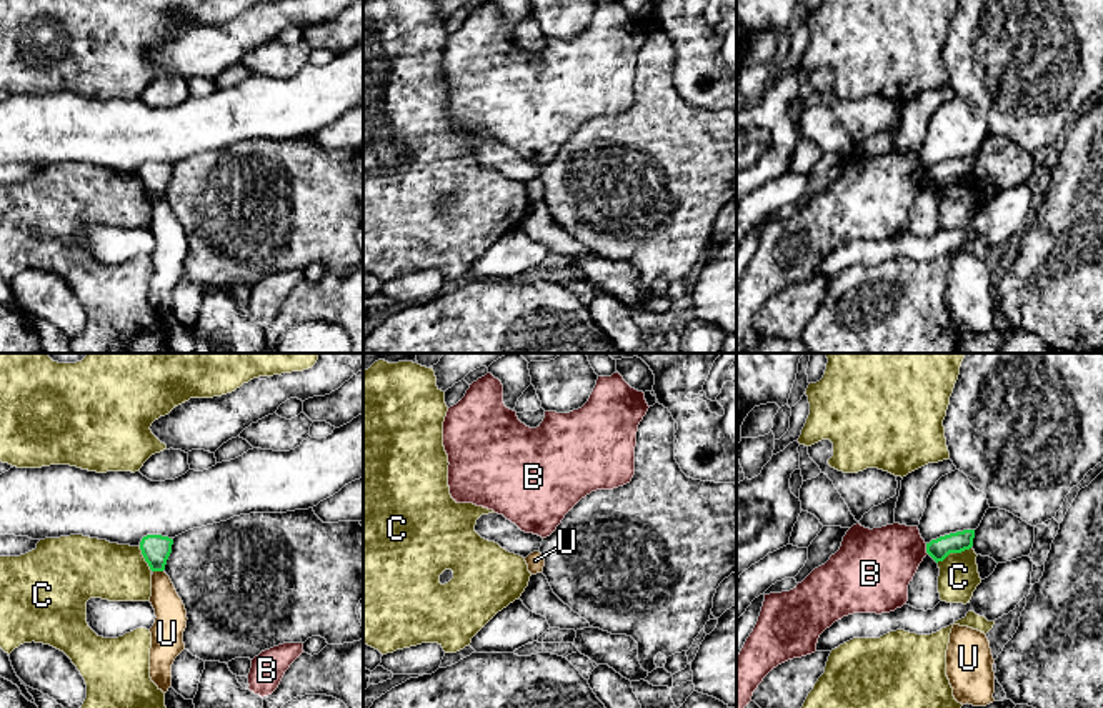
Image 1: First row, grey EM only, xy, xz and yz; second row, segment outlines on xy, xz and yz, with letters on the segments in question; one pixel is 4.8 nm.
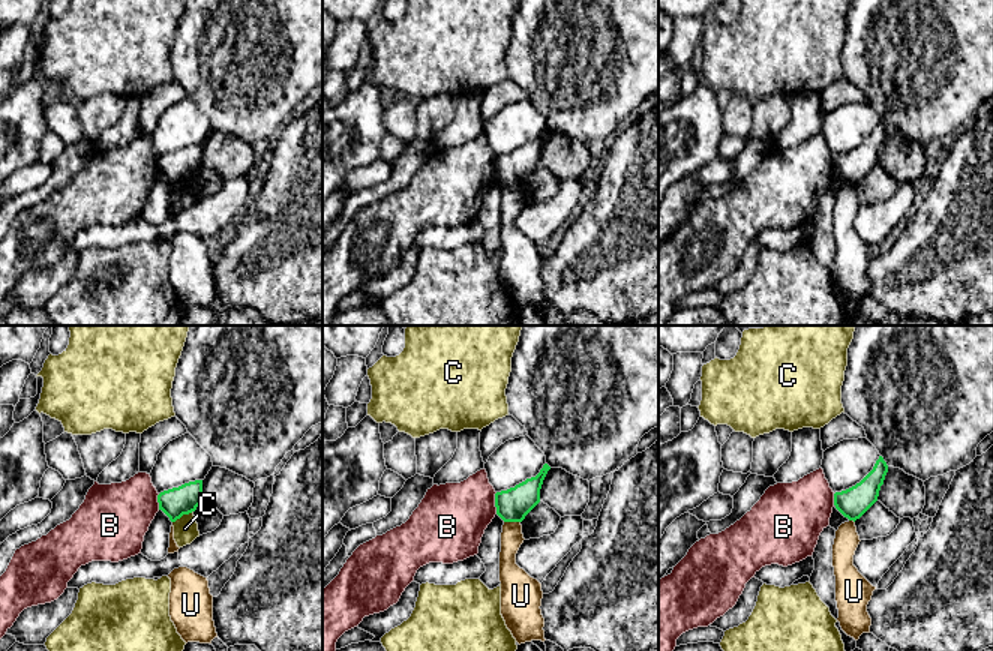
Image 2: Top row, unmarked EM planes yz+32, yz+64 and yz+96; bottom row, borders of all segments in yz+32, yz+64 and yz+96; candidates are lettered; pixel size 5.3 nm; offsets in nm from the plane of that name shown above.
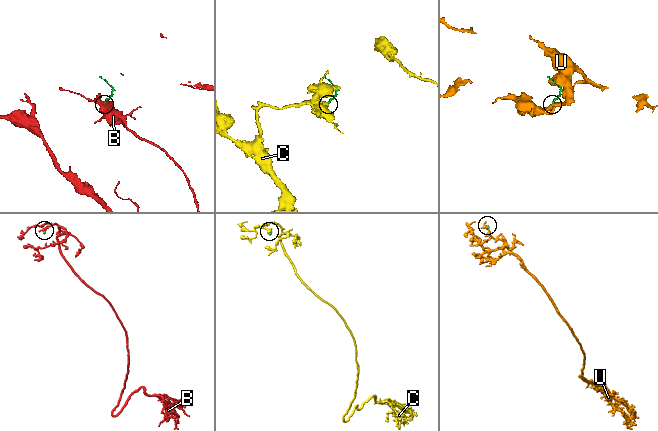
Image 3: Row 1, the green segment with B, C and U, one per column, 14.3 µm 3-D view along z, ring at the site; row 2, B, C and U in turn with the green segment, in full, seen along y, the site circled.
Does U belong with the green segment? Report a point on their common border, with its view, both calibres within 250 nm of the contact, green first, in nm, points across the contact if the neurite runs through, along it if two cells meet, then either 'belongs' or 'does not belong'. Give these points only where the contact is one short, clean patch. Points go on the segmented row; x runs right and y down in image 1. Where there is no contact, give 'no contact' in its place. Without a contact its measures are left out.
xy (159, 570) | 140/150 nm | along xy (154, 570), (162, 572) | does not belong

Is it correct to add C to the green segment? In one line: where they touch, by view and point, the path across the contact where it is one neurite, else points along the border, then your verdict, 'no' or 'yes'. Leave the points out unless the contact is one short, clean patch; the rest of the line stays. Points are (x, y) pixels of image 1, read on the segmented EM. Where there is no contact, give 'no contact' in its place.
yz (953, 552) | along yz (970, 547), (950, 552), (937, 562) | no

